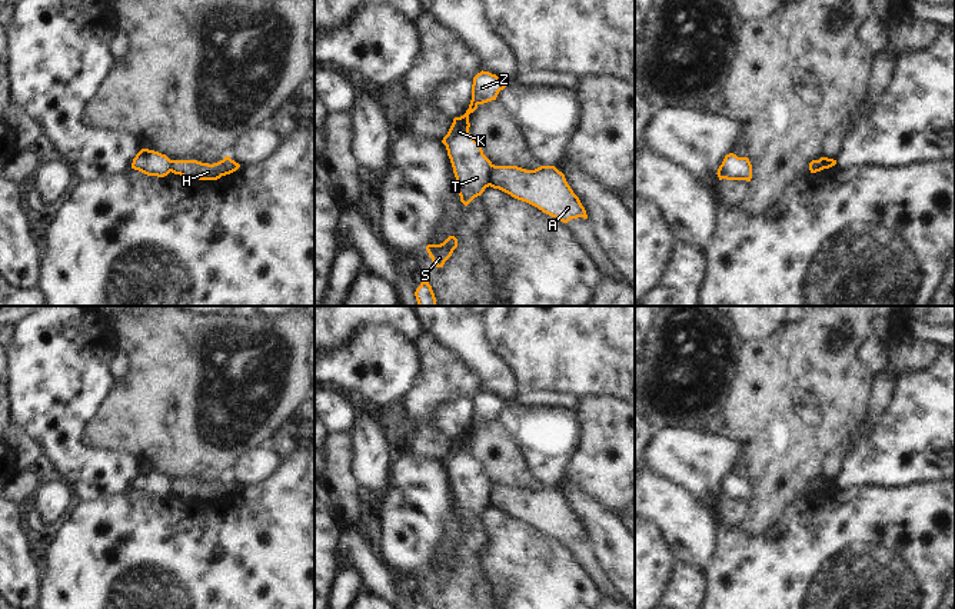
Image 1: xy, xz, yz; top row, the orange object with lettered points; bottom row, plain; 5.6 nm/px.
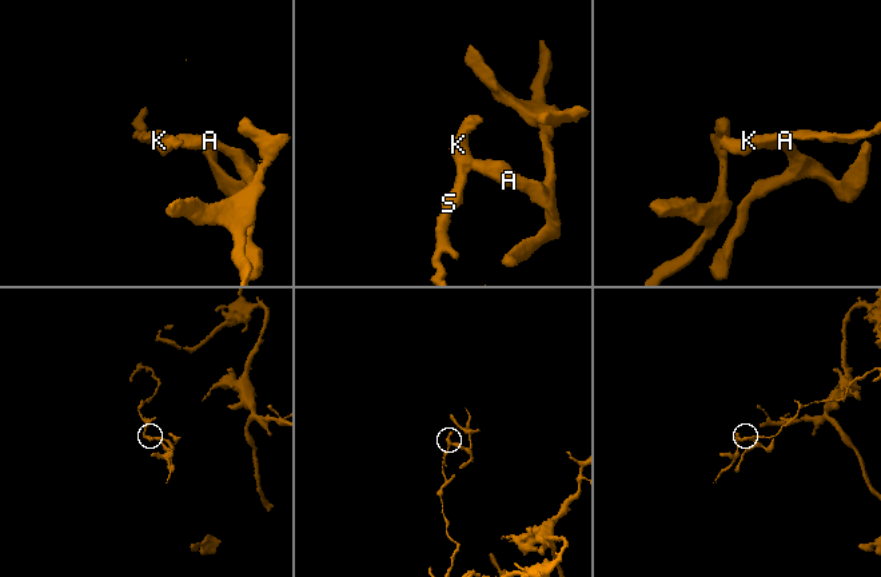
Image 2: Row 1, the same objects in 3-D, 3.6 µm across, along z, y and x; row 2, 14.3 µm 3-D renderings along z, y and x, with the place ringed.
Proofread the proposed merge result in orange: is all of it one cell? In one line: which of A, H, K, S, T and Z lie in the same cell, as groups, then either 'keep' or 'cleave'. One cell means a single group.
groups A H / K S T Z; cleave

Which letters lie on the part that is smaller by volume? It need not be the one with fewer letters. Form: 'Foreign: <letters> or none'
Foreign: A, H

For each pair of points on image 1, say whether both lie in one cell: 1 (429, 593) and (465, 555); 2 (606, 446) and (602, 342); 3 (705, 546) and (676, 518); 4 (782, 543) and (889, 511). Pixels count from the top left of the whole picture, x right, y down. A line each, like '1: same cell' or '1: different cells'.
1: same cell
2: different cells
3: same cell
4: same cell

